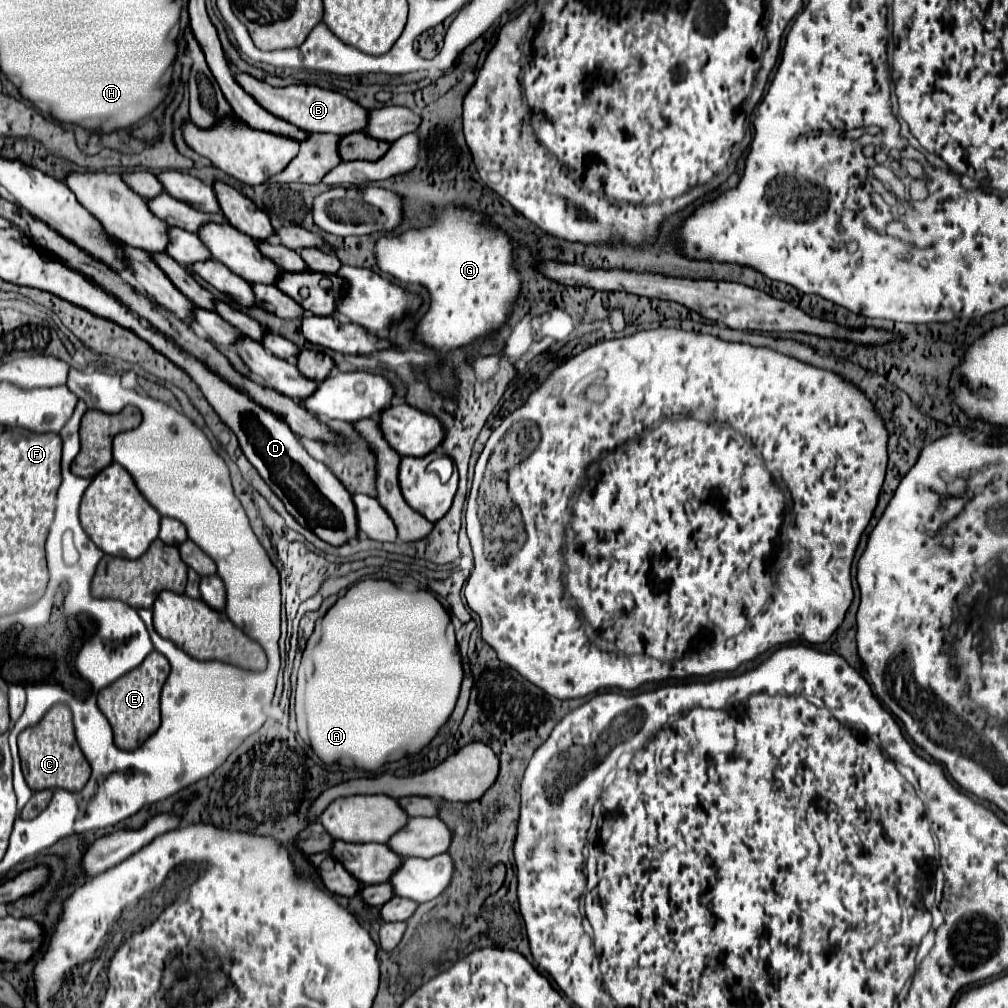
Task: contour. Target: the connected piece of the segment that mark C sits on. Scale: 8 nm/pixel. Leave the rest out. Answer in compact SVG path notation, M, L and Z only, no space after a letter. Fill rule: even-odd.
M55 704L53 708L47 710L47 714L39 724L25 728L17 738L17 746L19 746L23 774L31 790L63 788L69 792L77 792L87 784L91 776L89 762L85 760L75 740L71 710L65 704Z

